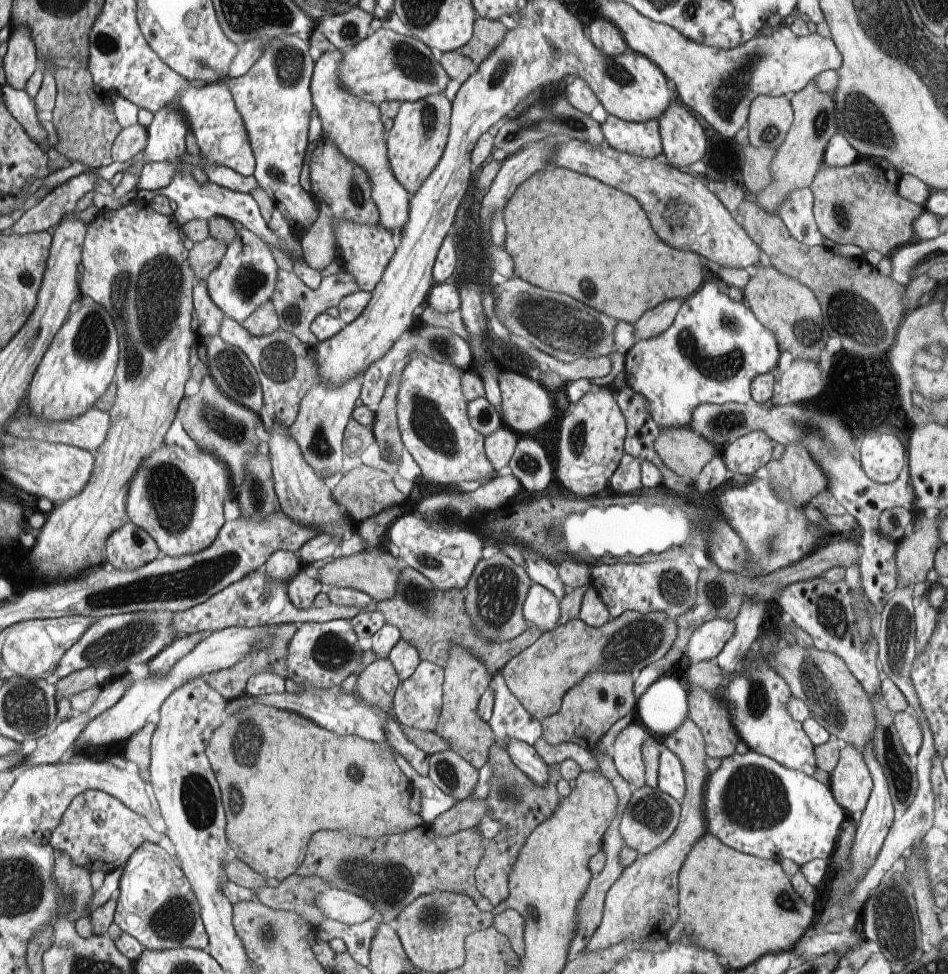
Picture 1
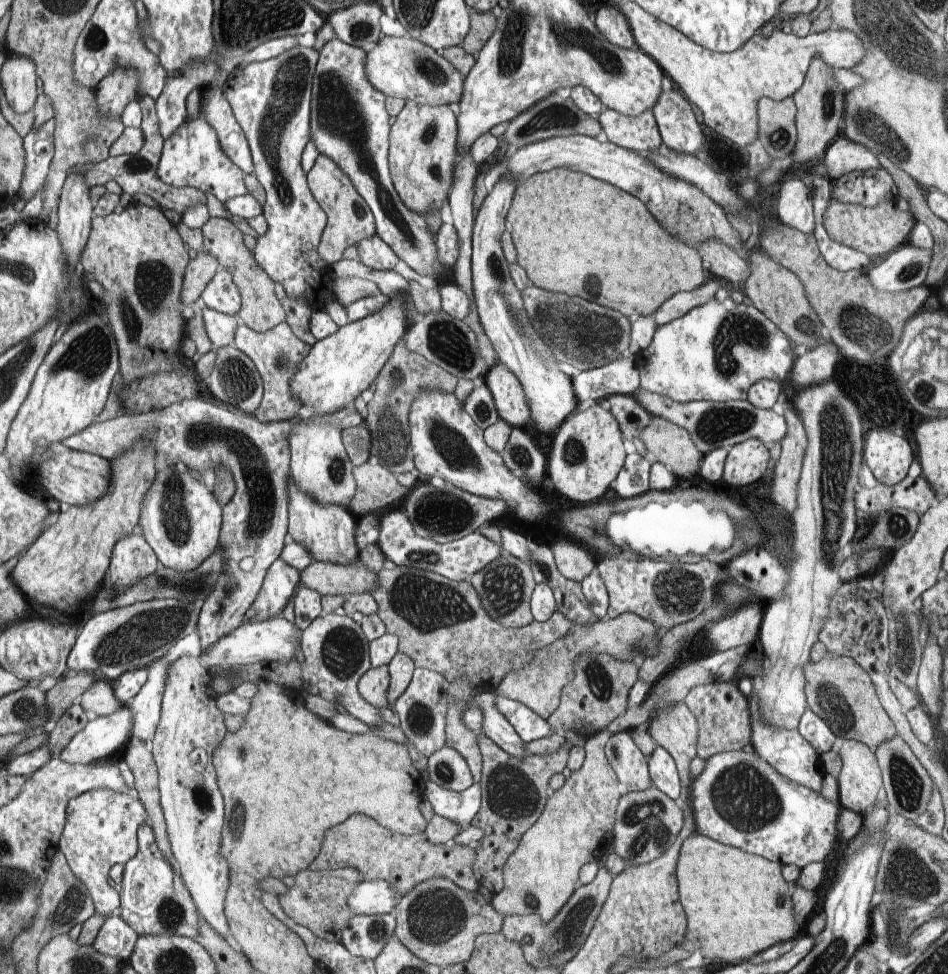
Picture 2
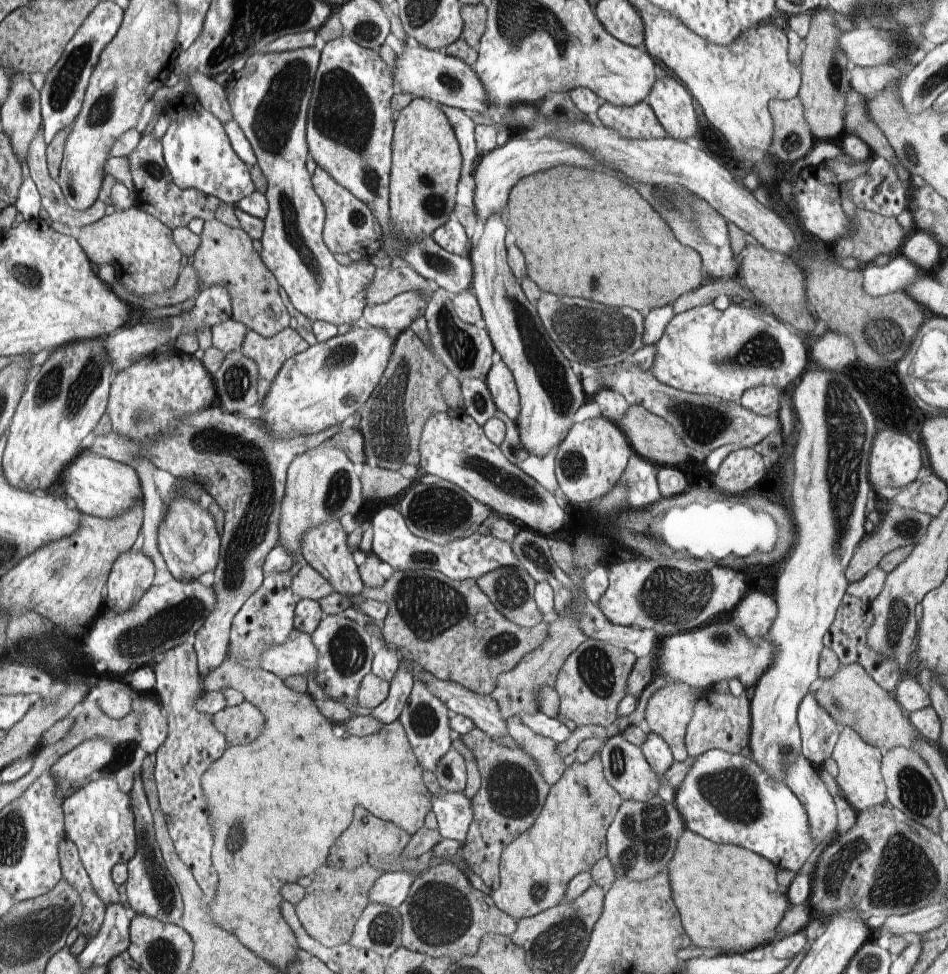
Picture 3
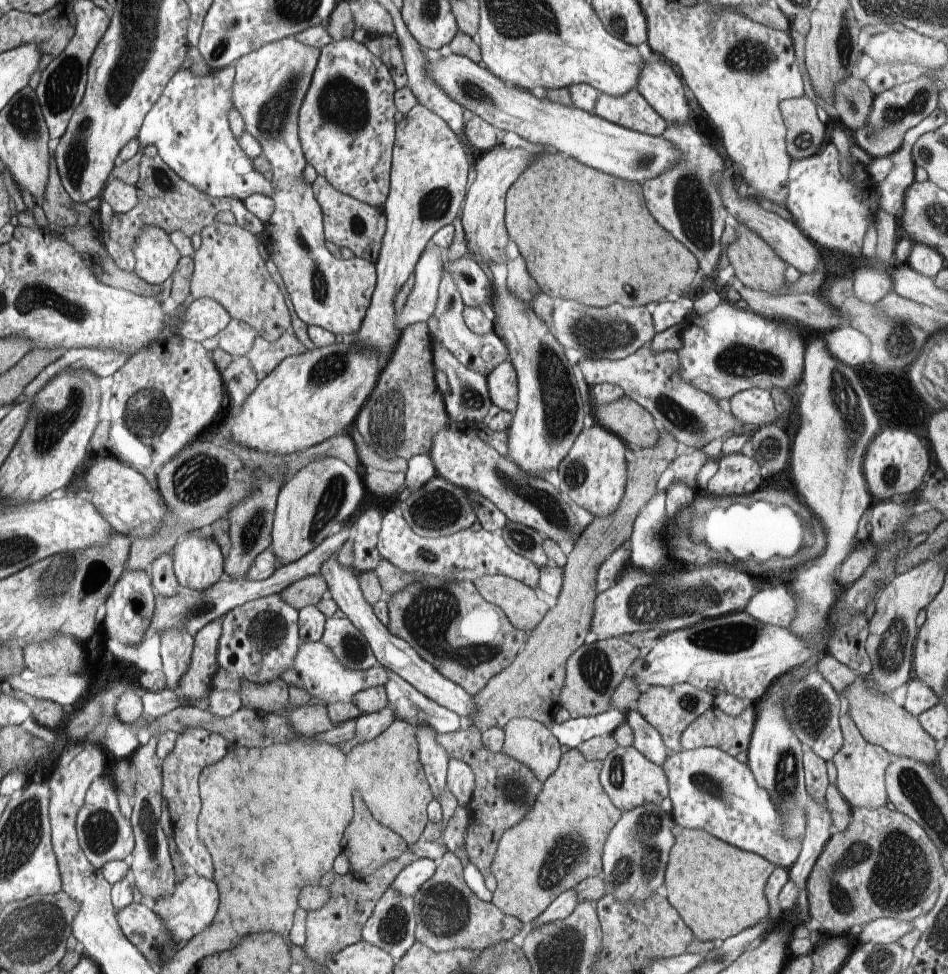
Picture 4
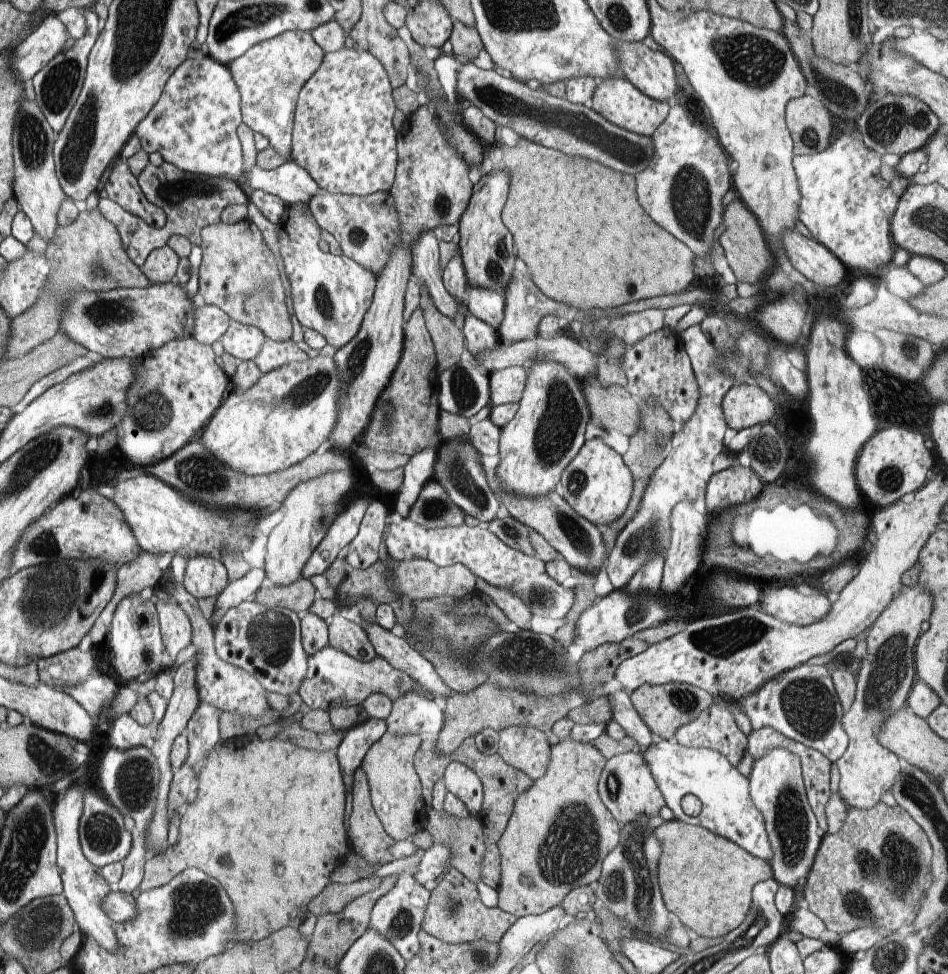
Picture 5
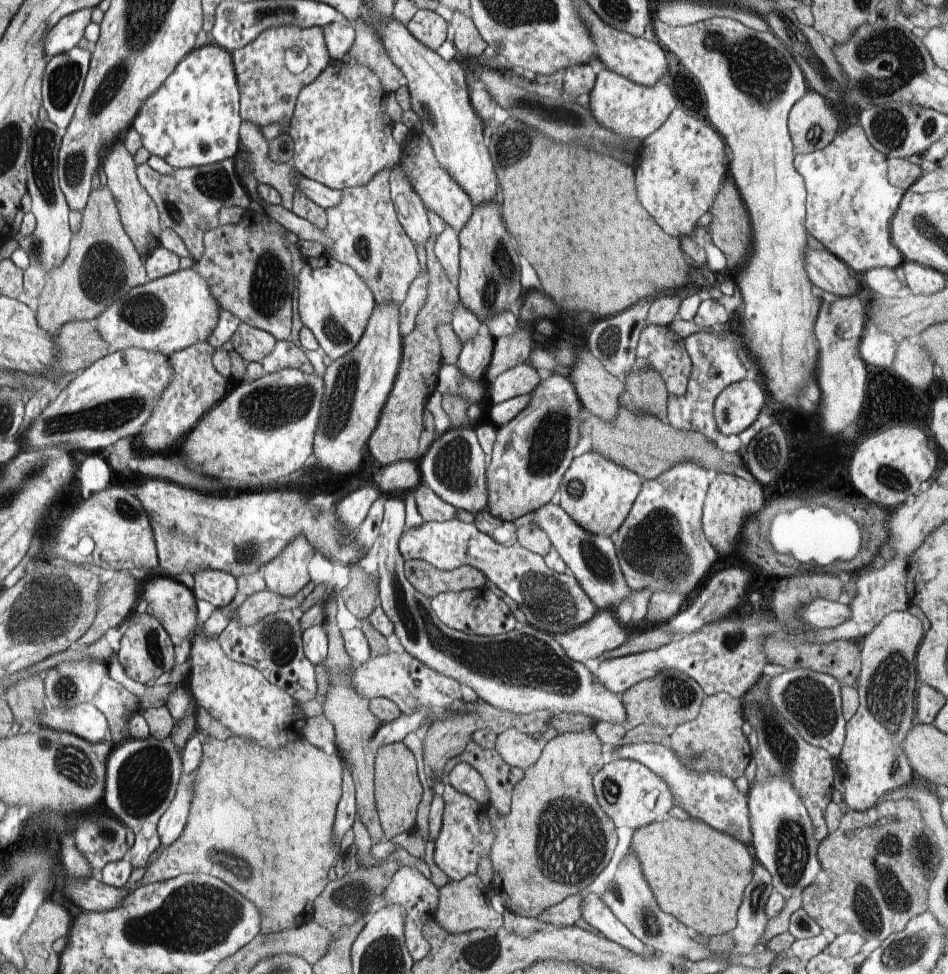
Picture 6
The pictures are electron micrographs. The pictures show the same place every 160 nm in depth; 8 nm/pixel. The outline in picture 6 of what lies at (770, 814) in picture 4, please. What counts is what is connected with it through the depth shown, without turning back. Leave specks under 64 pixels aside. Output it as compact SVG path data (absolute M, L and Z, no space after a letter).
M630 743L617 745L615 749L611 748L609 750L611 758L614 761L616 759L632 759L641 762L657 775L660 775L670 787L674 798L673 803L684 808L692 818L705 822L720 832L732 835L748 846L751 844L750 811L747 803L747 795L738 791L738 788L734 785L734 781L730 780L730 777L718 772L712 773L711 771L704 770L702 773L698 773L690 769L679 759L679 756L675 754L667 743Z

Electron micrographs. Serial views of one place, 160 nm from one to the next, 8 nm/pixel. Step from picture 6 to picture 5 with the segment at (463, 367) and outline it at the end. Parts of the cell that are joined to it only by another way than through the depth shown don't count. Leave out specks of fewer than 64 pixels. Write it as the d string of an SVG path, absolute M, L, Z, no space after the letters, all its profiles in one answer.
M469 312L461 330L465 338L465 353L470 357L475 357L483 351L491 351L499 342L497 330Z

